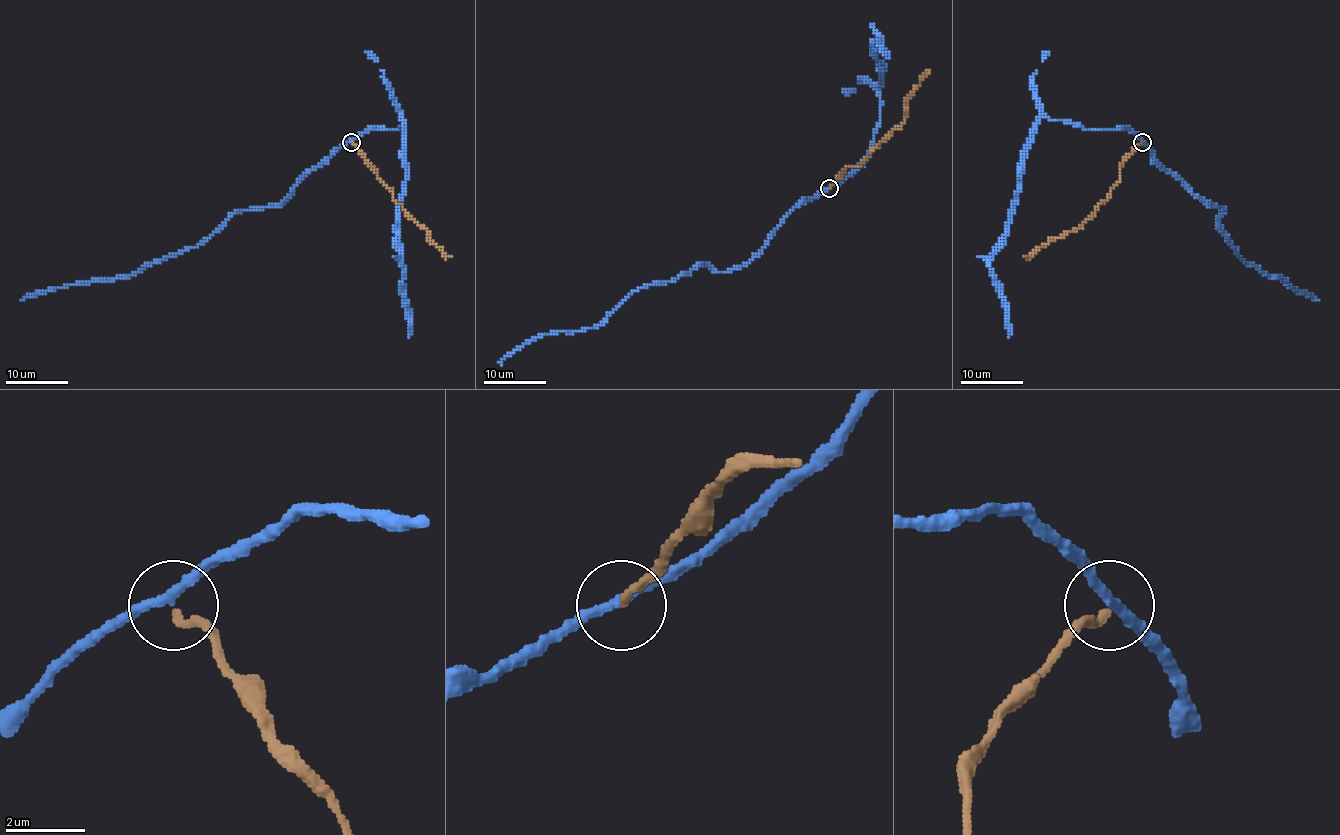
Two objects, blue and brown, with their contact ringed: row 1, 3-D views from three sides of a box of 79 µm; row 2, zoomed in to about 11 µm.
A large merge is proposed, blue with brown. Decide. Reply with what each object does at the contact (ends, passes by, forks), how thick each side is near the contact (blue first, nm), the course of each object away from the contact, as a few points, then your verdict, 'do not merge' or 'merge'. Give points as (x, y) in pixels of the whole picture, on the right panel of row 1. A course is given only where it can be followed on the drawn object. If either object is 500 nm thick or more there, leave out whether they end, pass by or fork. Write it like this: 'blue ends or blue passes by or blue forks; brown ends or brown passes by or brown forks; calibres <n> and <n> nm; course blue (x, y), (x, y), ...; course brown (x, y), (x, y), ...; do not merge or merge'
blue passes by; brown ends; calibres 240 and 200 nm; course blue (1142, 142), (1161, 166), (1204, 201), (1225, 211), (1217, 218), (1217, 226), (1242, 259), (1316, 301); course brown (1142, 142), (1125, 159), (1121, 180), (1110, 190), (1107, 200), (1079, 228), (1051, 238), (1031, 256), (1024, 256); do not merge

